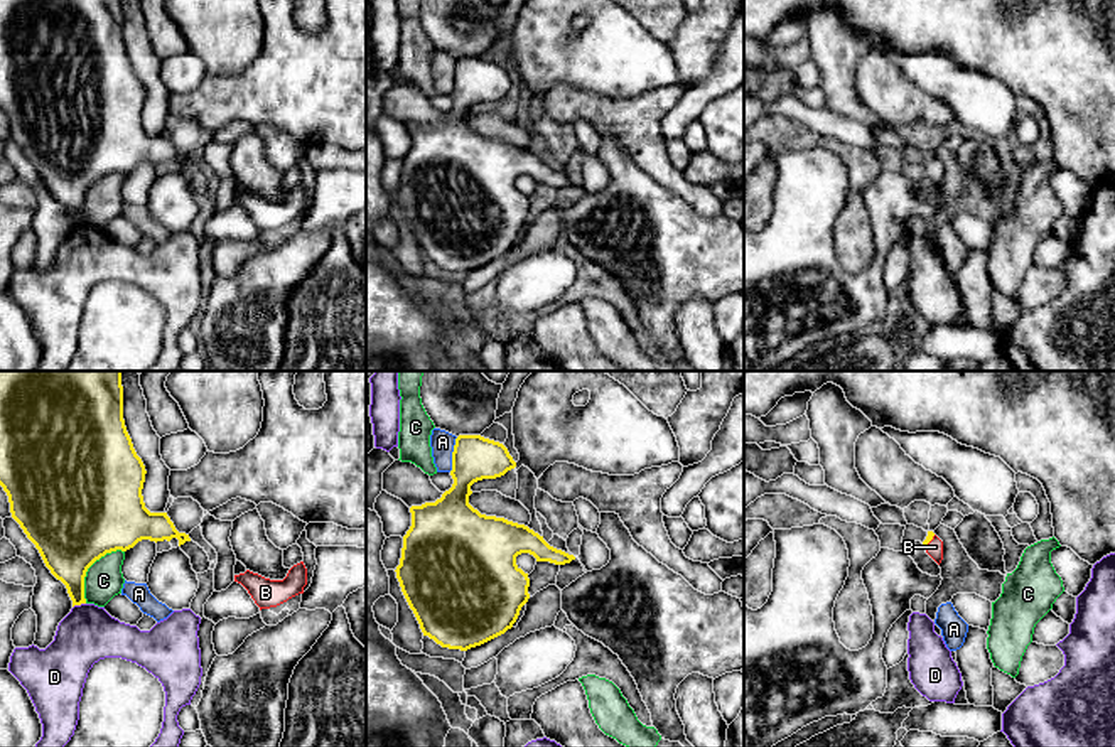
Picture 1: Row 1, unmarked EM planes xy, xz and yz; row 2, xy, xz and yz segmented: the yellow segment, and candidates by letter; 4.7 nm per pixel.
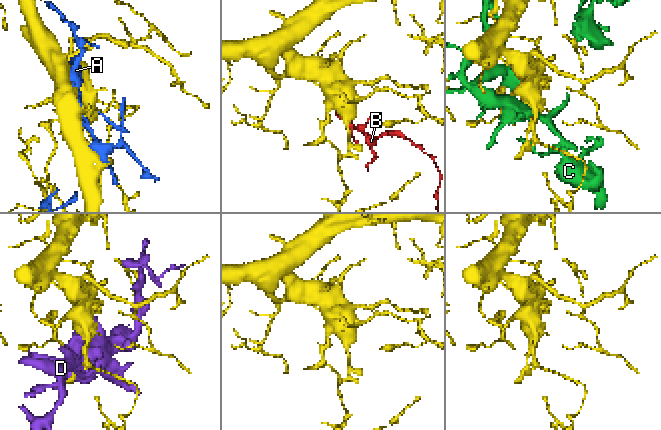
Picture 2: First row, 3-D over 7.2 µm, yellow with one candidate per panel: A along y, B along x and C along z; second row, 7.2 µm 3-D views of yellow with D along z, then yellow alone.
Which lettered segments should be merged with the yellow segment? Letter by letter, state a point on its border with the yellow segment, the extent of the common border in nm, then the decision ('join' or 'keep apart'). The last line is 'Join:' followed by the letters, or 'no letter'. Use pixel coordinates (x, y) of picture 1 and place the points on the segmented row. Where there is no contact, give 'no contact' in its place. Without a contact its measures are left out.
A: meets yellow in xz at (452, 454); contact 170 nm long; keep apart
B: meets yellow in yz at (930, 540); contact 80 nm long; join
C: meets yellow in xy at (88, 567); contact 320 nm long; keep apart
D: meets yellow in xy at (78, 604); contact 70 nm long; keep apart
Join: B

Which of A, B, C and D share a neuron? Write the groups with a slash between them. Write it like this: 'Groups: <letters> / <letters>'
Groups: A / B / C / D

